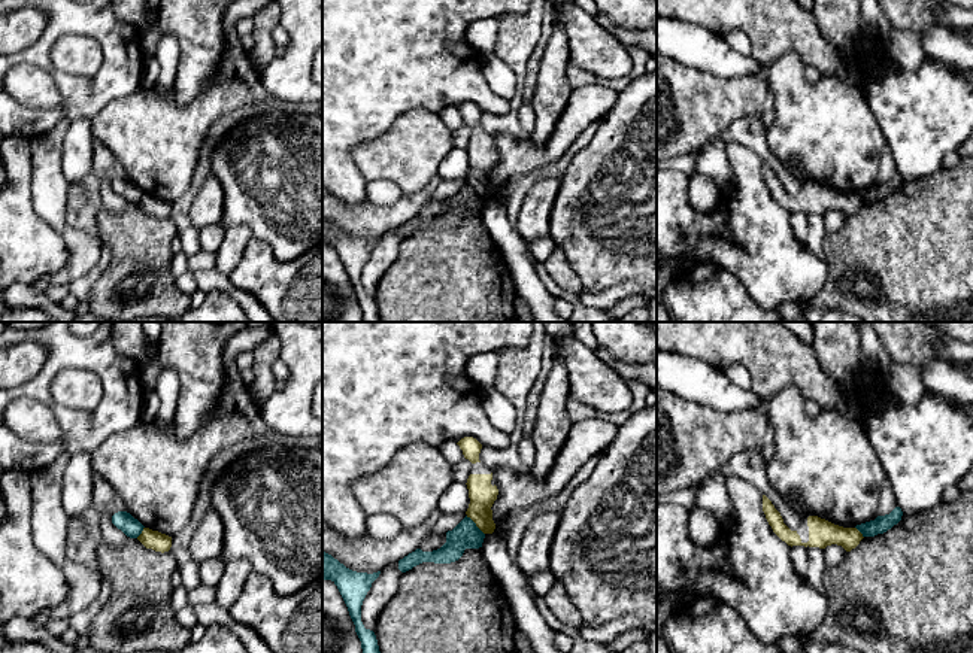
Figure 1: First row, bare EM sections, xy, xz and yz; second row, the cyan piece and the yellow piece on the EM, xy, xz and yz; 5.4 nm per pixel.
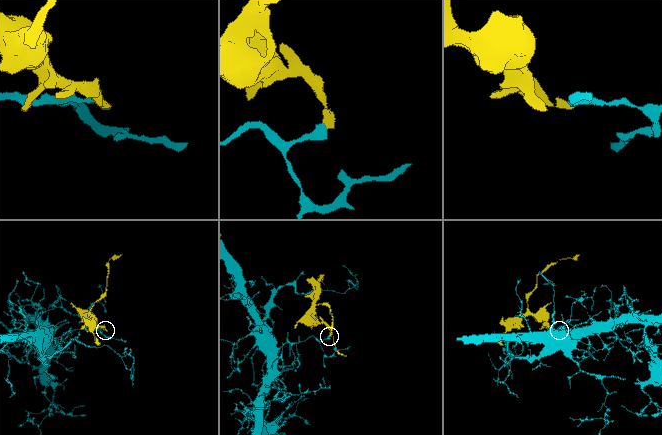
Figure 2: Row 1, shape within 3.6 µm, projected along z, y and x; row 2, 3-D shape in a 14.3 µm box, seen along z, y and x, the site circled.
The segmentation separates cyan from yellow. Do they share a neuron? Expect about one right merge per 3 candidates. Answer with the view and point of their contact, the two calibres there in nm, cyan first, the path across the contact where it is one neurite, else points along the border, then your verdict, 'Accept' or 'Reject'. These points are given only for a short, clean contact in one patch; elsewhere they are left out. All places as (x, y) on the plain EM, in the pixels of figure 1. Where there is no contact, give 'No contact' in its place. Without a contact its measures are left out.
Touches cyan at xz (475, 191). Thickness 150 nm (cyan) against 150 nm. Boundary: xz (466, 182), (484, 200). Reject

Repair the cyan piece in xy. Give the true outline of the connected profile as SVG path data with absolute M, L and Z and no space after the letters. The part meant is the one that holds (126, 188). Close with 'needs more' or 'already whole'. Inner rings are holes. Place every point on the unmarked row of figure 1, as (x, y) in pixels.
M127 177L115 179L112 182L112 189L130 204L137 204L145 194L137 185L134 185Z | already whole

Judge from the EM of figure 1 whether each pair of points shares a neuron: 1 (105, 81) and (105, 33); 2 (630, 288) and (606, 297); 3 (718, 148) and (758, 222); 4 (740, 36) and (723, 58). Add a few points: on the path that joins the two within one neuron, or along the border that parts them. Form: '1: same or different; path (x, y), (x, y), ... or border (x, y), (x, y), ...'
1: same; path (111, 69), (111, 45)
2: same; path (624, 289), (612, 295)
3: different; border (727, 148), (736, 190), (721, 196)
4: different; border (717, 35), (734, 51), (751, 57)

